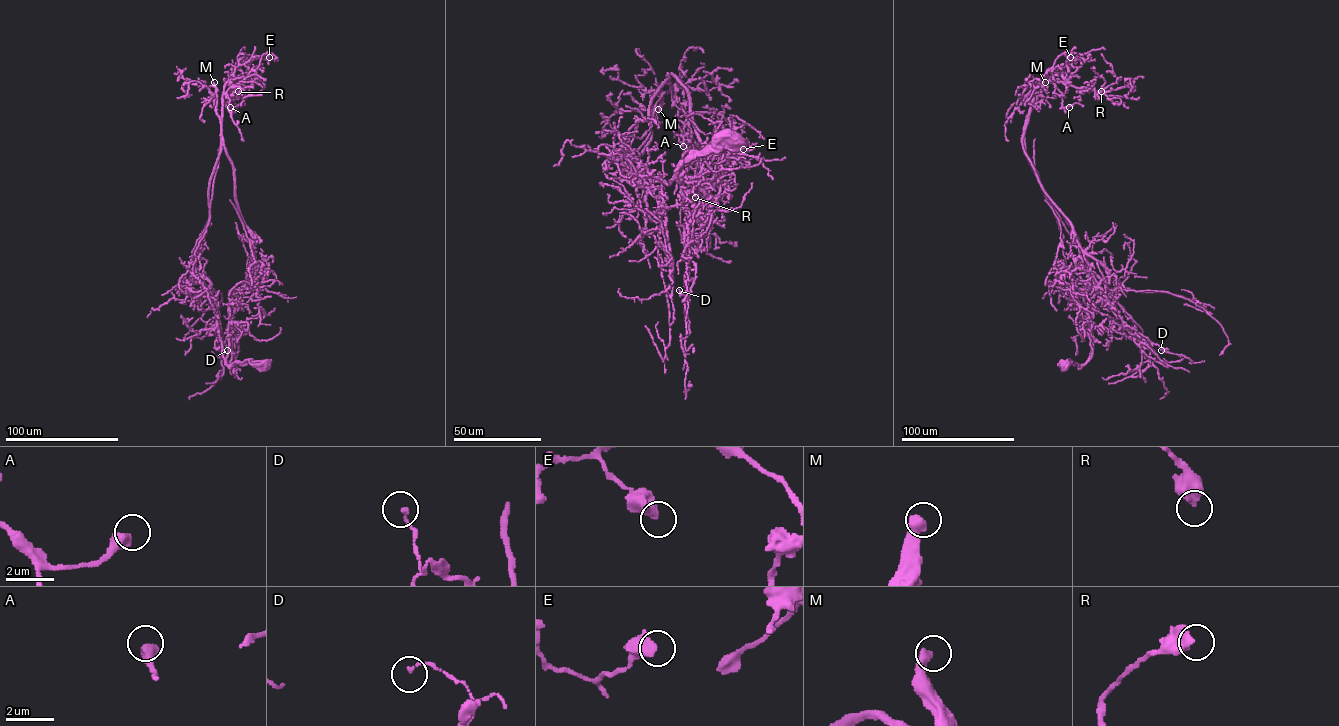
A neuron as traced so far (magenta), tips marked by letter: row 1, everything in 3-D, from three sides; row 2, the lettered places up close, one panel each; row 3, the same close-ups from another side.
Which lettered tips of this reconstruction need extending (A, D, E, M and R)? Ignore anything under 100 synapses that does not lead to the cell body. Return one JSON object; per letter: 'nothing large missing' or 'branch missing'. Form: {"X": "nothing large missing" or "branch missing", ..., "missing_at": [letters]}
{"A": "nothing large missing", "D": "nothing large missing", "E": "nothing large missing", "M": "branch missing", "R": "nothing large missing", "missing_at": ["M"]}

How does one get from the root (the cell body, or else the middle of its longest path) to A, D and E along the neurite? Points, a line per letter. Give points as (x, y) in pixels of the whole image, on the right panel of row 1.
A: (1064, 366), (1089, 357), (1101, 297), (1024, 134), (1042, 81), (1069, 107)
D: (1064, 366), (1071, 361), (1082, 366), (1091, 357), (1088, 305), (1098, 293), (1126, 326), (1165, 350), (1161, 350)
E: (1064, 366), (1089, 357), (1101, 297), (1024, 134), (1036, 87), (1063, 82), (1070, 57)

